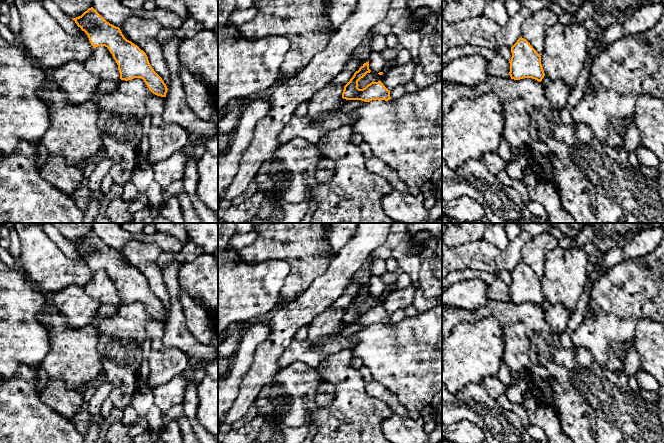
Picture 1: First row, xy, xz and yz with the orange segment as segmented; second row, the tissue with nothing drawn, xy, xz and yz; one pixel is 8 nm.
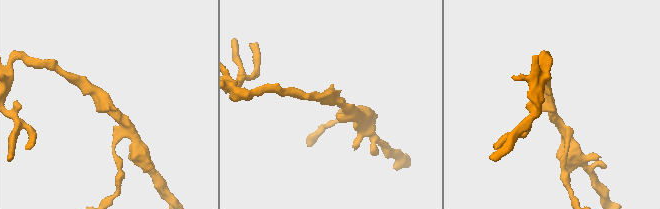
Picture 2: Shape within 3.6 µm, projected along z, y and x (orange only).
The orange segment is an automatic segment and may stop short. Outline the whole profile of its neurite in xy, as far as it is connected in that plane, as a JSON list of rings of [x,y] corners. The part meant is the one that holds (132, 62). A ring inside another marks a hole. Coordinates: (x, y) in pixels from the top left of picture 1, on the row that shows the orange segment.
[[[93,7],[85,11],[81,16],[72,19],[88,35],[93,48],[105,46],[109,49],[118,65],[121,80],[128,81],[134,78],[141,78],[153,94],[166,97],[168,88],[162,78],[151,67],[146,53],[137,45],[127,40],[119,27],[107,22]]]

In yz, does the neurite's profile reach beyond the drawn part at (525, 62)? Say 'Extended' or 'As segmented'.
As segmented

